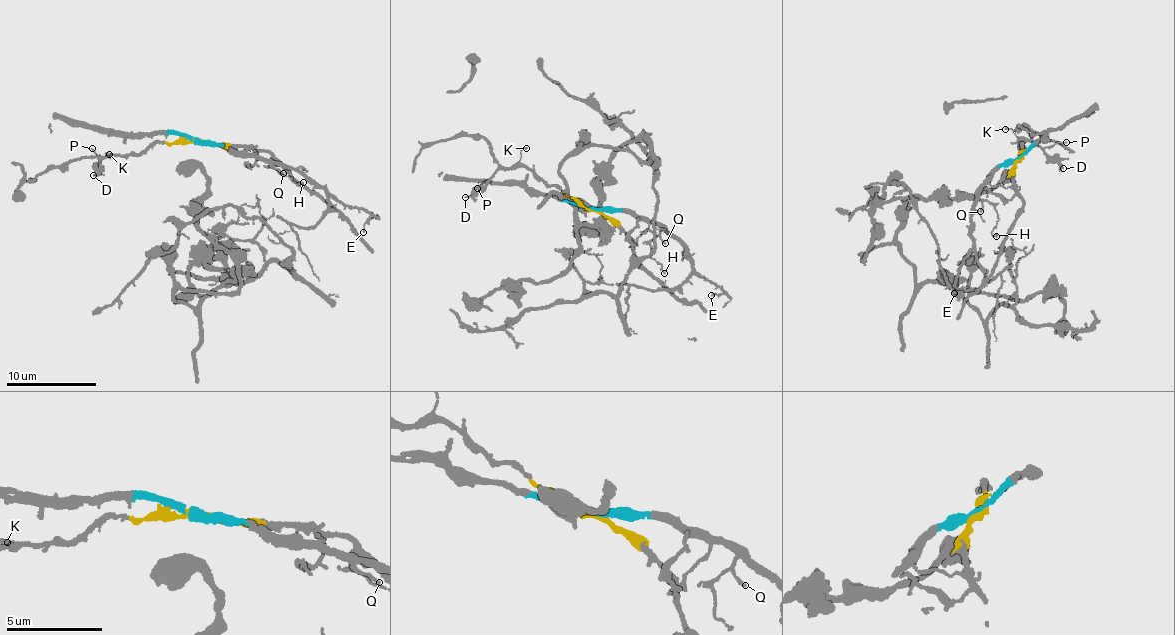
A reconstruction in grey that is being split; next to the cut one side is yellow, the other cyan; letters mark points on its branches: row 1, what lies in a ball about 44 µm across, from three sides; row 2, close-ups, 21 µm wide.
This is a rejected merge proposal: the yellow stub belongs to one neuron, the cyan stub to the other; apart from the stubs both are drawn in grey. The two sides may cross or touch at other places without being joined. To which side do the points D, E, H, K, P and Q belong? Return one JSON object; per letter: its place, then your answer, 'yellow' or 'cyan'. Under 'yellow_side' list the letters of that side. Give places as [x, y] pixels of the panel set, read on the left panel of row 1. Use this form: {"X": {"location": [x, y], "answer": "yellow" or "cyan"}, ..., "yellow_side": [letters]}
{"D": {"location": [93, 175], "answer": "yellow"}, "E": {"location": [363, 232], "answer": "cyan"}, "H": {"location": [303, 182], "answer": "cyan"}, "K": {"location": [109, 154], "answer": "yellow"}, "P": {"location": [92, 148], "answer": "yellow"}, "Q": {"location": [283, 173], "answer": "cyan"}, "yellow_side": ["D", "K", "P"]}

